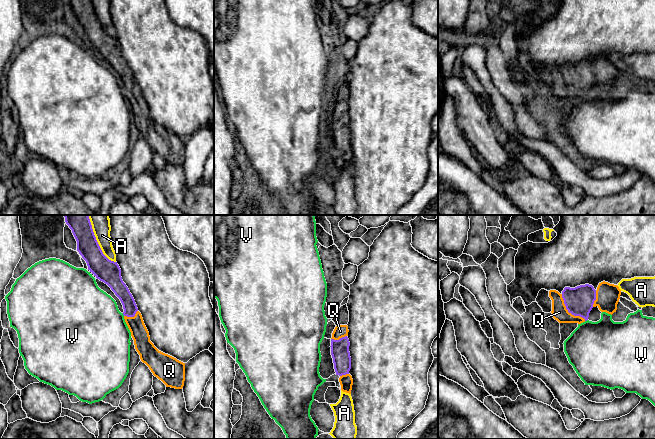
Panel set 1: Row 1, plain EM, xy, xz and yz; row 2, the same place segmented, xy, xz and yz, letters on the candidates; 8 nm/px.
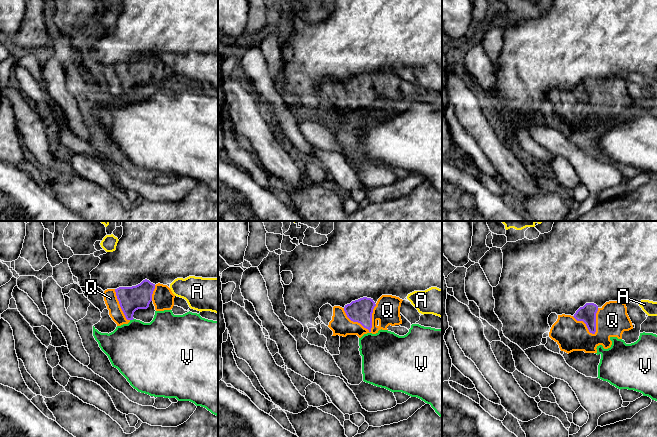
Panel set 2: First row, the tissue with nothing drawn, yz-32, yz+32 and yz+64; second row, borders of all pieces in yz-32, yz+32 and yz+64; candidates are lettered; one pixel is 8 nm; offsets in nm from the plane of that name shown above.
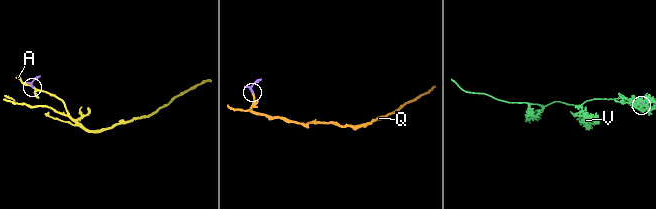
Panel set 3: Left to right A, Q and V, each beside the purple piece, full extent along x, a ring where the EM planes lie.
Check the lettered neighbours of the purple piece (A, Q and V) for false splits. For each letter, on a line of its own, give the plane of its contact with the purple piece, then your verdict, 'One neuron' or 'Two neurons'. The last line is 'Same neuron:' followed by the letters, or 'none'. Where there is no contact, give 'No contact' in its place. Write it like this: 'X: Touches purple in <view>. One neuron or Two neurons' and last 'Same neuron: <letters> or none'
A: Touches purple in xy. Two neurons
Q: Touches purple in yz. One neuron
V: Touches purple in xy. Two neurons
Same neuron: Q

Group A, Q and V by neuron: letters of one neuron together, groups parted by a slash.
A / Q / V

